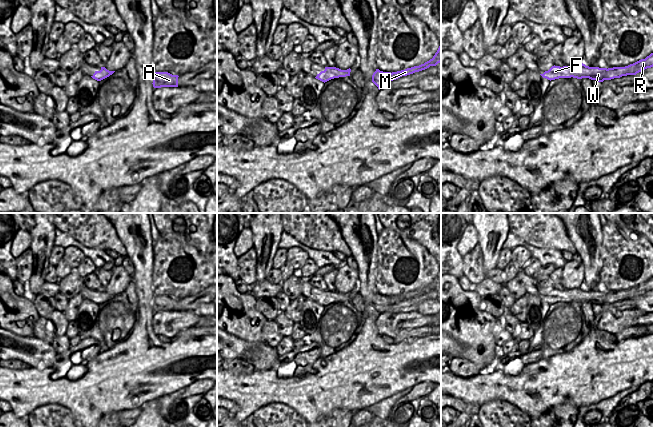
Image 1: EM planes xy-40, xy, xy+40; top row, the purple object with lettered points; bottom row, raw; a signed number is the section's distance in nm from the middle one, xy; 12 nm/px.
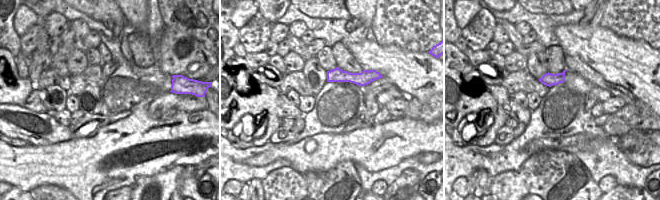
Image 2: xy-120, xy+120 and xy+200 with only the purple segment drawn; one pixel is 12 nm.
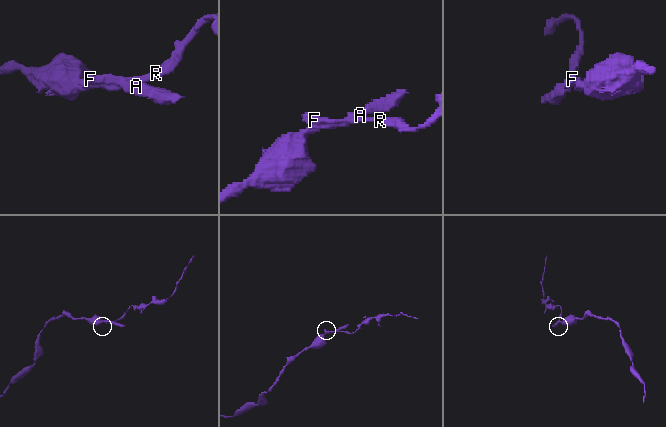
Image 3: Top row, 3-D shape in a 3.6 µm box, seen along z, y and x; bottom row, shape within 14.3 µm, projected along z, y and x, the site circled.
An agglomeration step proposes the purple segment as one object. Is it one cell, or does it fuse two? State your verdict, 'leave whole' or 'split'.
split

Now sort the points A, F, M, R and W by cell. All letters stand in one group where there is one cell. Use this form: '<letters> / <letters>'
A F W / M R

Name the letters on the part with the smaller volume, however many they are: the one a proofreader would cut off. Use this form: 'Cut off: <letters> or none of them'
Cut off: A, F, W

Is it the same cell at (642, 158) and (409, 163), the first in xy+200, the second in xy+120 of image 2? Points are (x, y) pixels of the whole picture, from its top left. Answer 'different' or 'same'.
different

